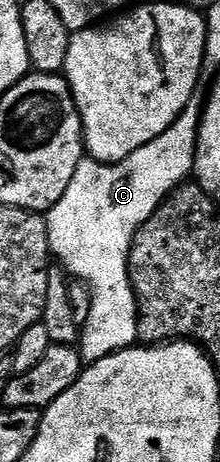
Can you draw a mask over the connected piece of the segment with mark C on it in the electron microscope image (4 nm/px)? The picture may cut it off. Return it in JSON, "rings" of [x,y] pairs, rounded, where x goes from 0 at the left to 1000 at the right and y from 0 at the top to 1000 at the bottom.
{"rings":[[[882,206],[805,253],[795,268],[759,275],[741,292],[686,301],[686,310],[668,310],[655,323],[614,327],[577,344],[509,353],[373,344],[323,387],[323,405],[286,413],[286,431],[268,431],[268,439],[250,439],[250,448],[232,448],[205,470],[205,489],[223,502],[223,535],[245,558],[295,561],[314,548],[350,548],[364,539],[386,545],[373,565],[314,556],[286,576],[291,589],[318,602],[382,613],[414,636],[405,673],[377,686],[364,712],[359,762],[373,784],[459,781],[550,755],[582,755],[627,745],[623,643],[605,634],[605,615],[586,602],[586,545],[605,530],[605,509],[705,465],[736,437],[809,403],[864,390],[895,333],[895,279],[914,273],[918,234],[918,212]]]}

